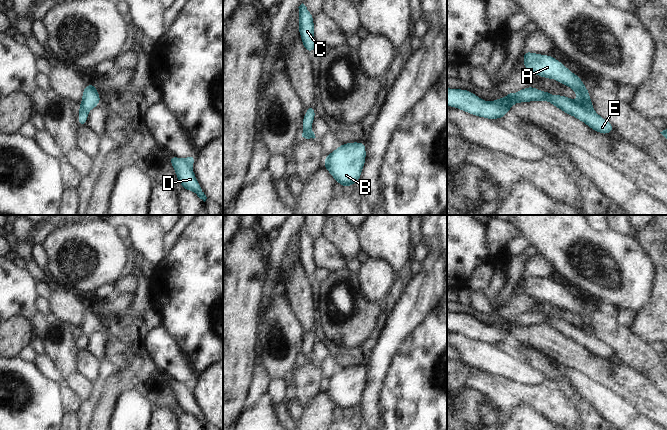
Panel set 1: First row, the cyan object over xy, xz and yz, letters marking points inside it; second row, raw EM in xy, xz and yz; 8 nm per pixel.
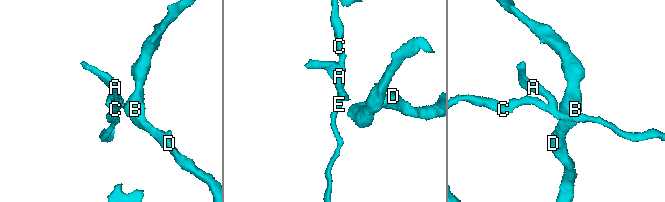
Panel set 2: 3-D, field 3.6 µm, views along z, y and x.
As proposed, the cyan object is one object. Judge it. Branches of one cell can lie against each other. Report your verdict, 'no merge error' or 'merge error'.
merge error

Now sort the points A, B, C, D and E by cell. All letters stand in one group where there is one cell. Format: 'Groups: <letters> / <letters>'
Groups: A / B C D E

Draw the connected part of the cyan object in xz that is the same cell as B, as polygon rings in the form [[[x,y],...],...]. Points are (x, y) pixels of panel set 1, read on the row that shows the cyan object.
[[[349,142],[326,155],[323,167],[346,189],[360,180],[365,162],[365,143]]]

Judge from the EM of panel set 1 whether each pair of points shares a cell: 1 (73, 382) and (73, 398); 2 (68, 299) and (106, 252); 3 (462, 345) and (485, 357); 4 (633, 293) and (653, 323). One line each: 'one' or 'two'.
1: two
2: two
3: one
4: two

